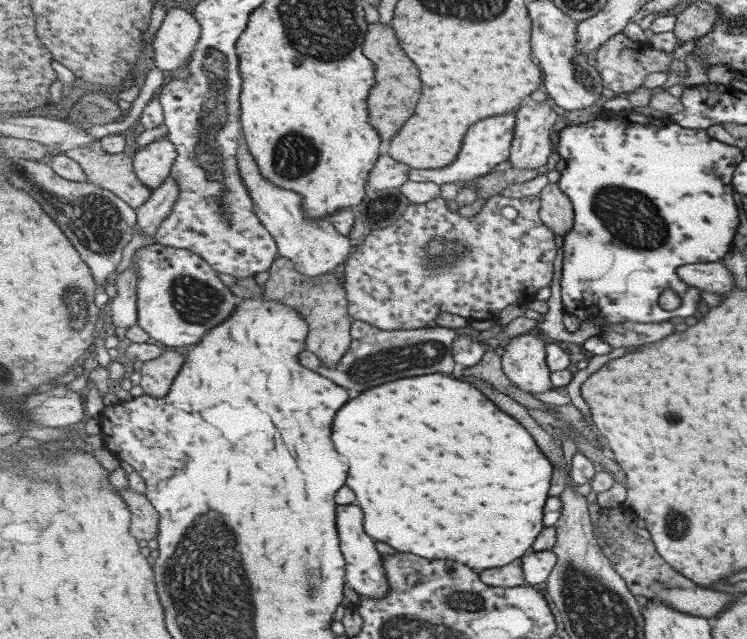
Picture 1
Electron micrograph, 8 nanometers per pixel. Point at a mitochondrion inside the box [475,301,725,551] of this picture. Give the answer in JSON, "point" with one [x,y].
{"point":[675,525]}

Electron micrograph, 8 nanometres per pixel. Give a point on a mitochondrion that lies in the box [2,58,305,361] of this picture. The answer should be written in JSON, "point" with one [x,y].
{"point":[93,219]}

